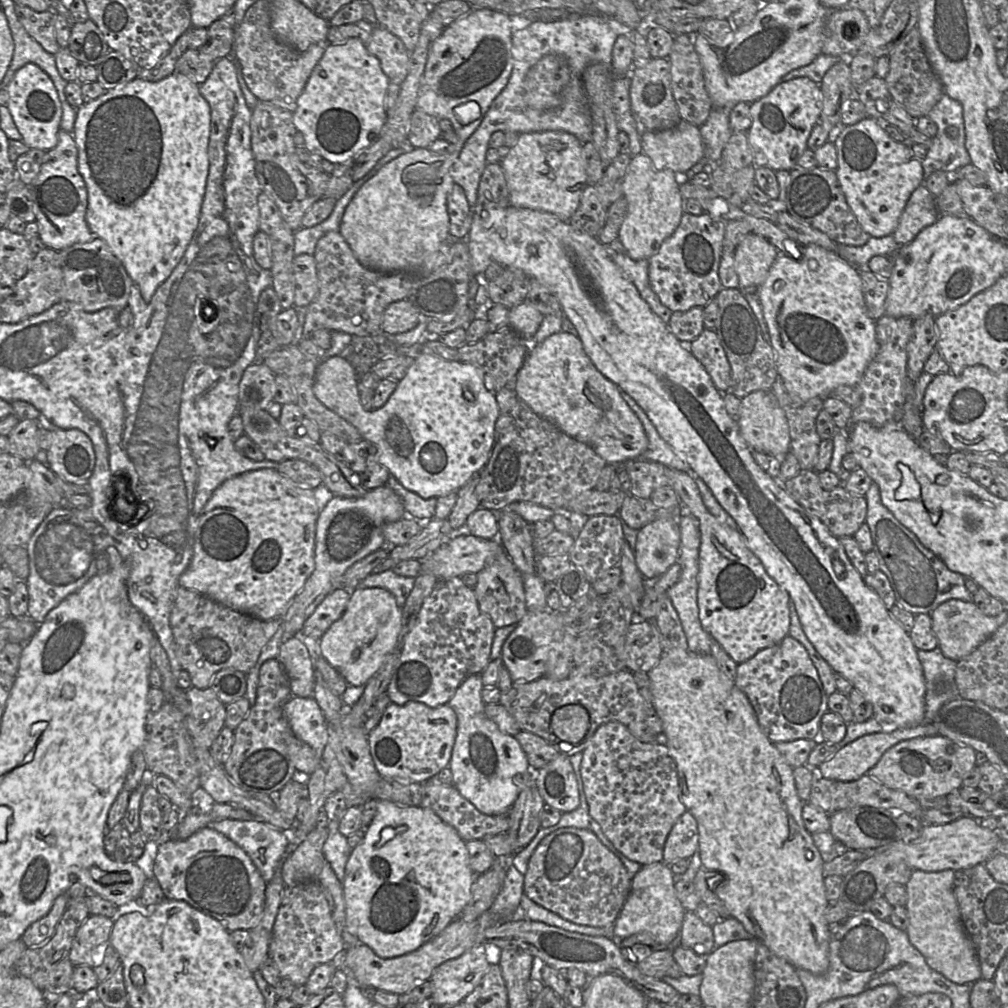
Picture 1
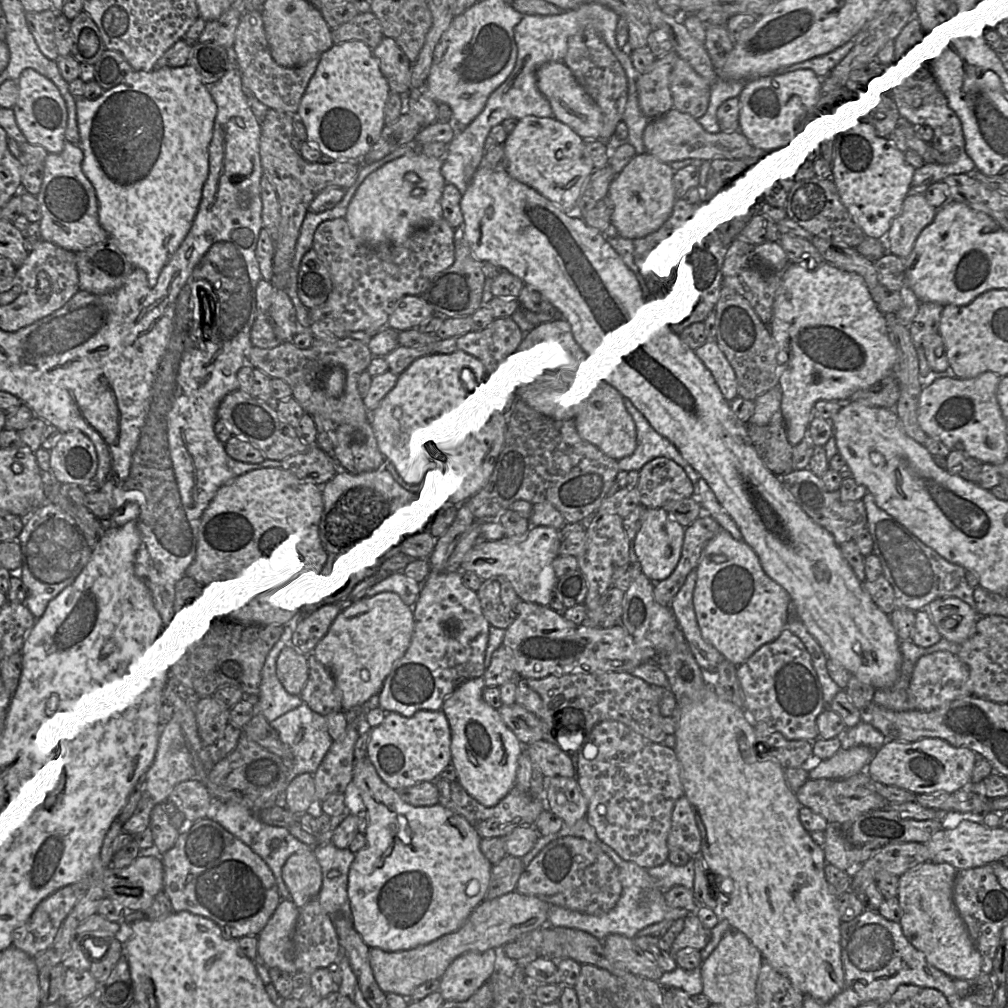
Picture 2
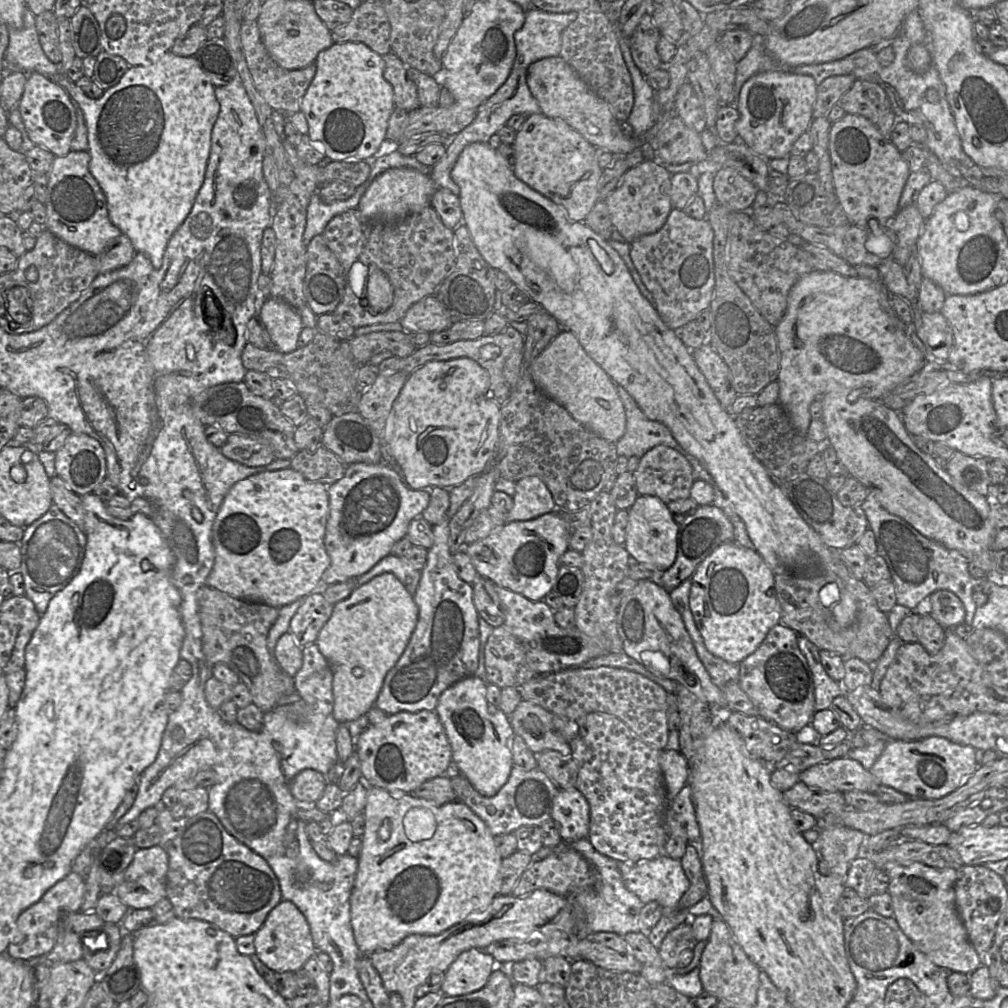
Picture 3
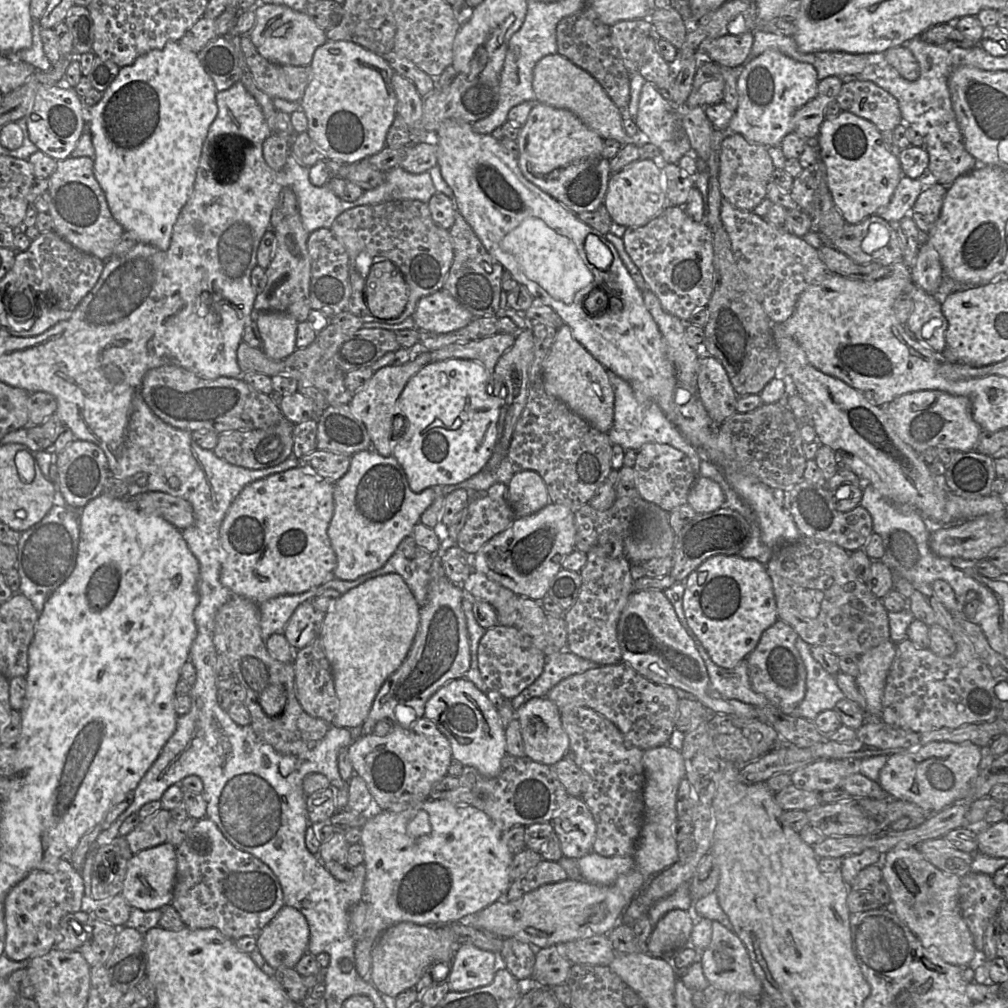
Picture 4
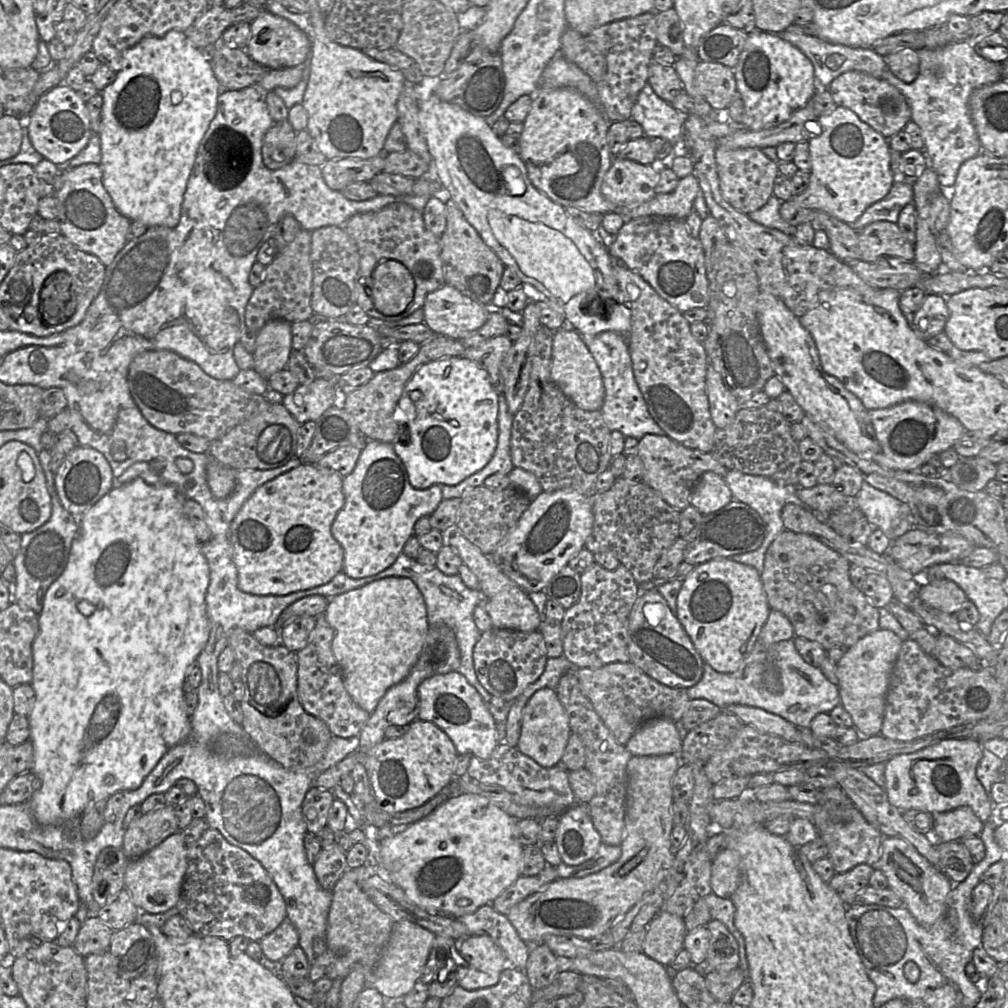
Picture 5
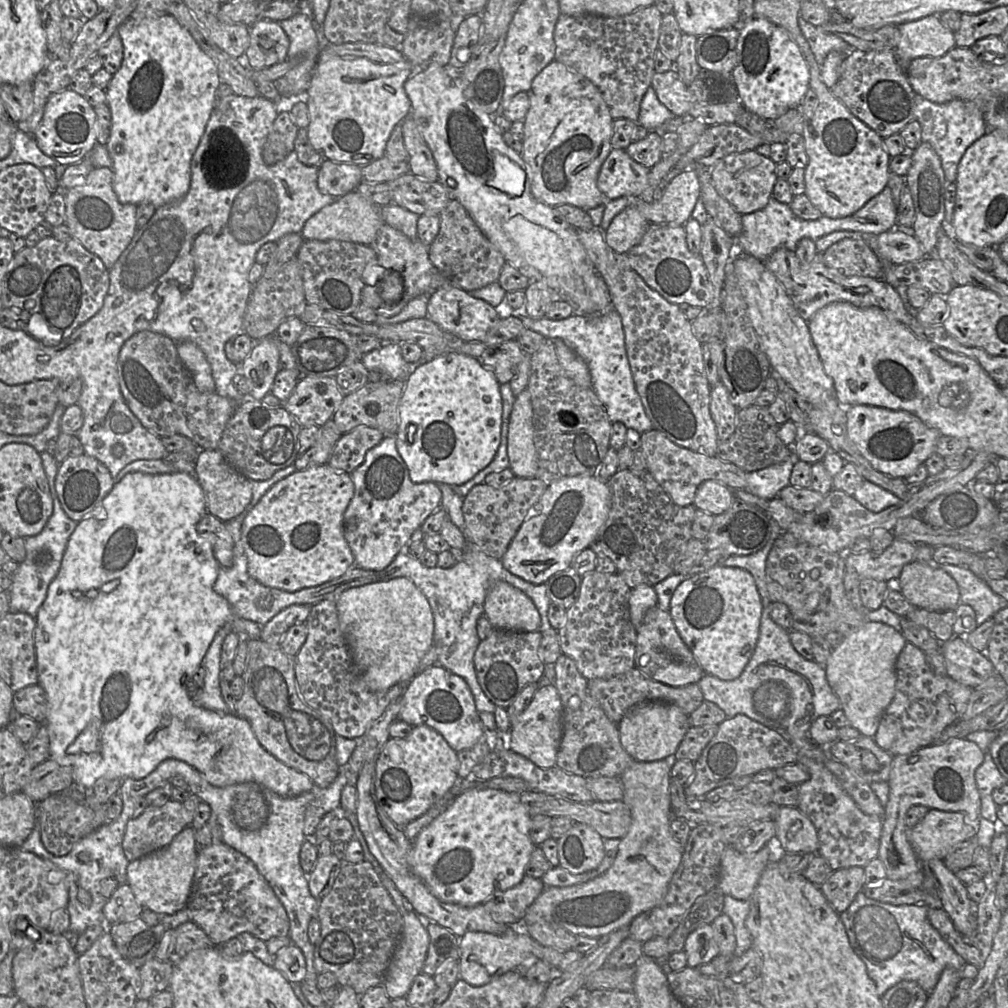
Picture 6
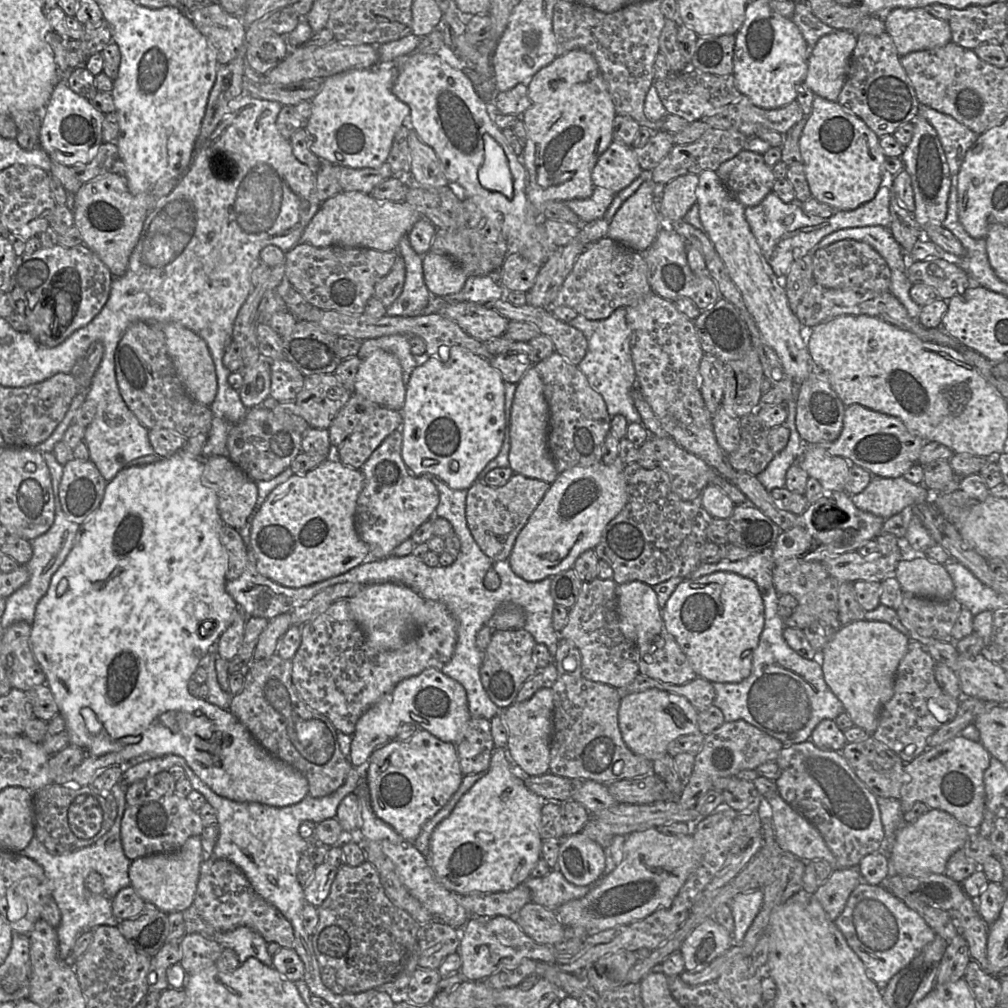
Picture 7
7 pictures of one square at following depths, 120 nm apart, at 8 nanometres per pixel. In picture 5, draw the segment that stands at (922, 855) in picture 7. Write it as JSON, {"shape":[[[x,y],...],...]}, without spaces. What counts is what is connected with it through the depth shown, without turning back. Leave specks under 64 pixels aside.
{"shape":[[[969,806],[933,815],[933,827],[927,837],[935,846],[941,842],[961,840],[966,836],[979,836],[983,822]]]}

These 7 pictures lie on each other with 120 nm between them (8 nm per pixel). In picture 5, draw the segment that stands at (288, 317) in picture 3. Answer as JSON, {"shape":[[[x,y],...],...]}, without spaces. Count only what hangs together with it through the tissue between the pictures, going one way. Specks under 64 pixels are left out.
{"shape":[[[281,319],[268,321],[257,333],[253,351],[254,367],[264,379],[285,369],[292,348],[291,323]]]}

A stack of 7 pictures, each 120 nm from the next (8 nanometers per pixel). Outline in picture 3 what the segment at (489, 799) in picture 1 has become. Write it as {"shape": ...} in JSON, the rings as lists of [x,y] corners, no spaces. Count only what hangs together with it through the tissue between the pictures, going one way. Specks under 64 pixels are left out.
{"shape":[[[476,676],[466,677],[448,687],[440,695],[435,712],[444,726],[452,750],[452,761],[459,767],[460,774],[464,775],[481,795],[492,797],[507,782],[513,767],[510,741],[514,731],[508,716],[490,705],[486,695],[487,684],[483,680]]]}

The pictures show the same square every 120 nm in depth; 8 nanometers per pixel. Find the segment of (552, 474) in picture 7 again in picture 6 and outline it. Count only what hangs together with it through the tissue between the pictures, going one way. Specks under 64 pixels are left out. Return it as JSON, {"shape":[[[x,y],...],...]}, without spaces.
{"shape":[[[527,388],[514,401],[508,428],[507,451],[509,469],[514,477],[536,478],[538,463],[534,443],[534,417]]]}

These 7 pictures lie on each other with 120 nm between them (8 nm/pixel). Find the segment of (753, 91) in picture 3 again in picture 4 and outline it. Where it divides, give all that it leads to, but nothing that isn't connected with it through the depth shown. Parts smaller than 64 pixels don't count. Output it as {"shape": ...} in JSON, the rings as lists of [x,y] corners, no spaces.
{"shape":[[[766,50],[748,61],[740,71],[737,80],[738,107],[727,131],[741,134],[750,143],[758,143],[766,147],[779,146],[782,139],[792,132],[793,114],[815,97],[818,82],[817,71],[811,64],[799,62],[777,50]]]}

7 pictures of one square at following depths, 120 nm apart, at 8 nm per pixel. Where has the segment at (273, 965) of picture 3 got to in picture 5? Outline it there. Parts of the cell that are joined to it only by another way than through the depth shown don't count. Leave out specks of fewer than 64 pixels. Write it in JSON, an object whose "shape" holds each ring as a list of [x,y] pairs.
{"shape":[[[285,918],[276,929],[263,937],[259,944],[269,960],[281,962],[293,948],[298,946],[299,935],[291,921]]]}

